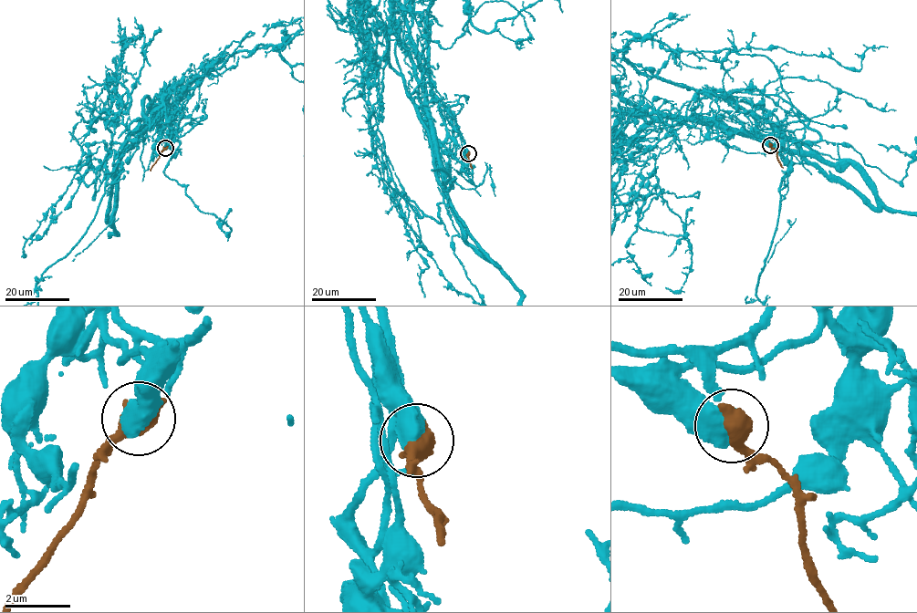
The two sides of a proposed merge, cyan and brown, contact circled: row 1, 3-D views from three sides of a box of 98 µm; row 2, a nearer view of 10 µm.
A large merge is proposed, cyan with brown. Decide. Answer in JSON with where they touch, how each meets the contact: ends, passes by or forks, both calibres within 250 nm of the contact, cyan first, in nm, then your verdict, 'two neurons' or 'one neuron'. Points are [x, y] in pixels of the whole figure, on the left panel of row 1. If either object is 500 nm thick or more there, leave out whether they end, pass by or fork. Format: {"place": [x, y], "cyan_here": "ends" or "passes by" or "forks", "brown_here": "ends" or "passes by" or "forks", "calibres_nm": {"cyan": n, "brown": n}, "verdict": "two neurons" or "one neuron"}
{"place": [165, 148], "calibres_nm": {"cyan": 500, "brown": 700}, "verdict": "one neuron"}

